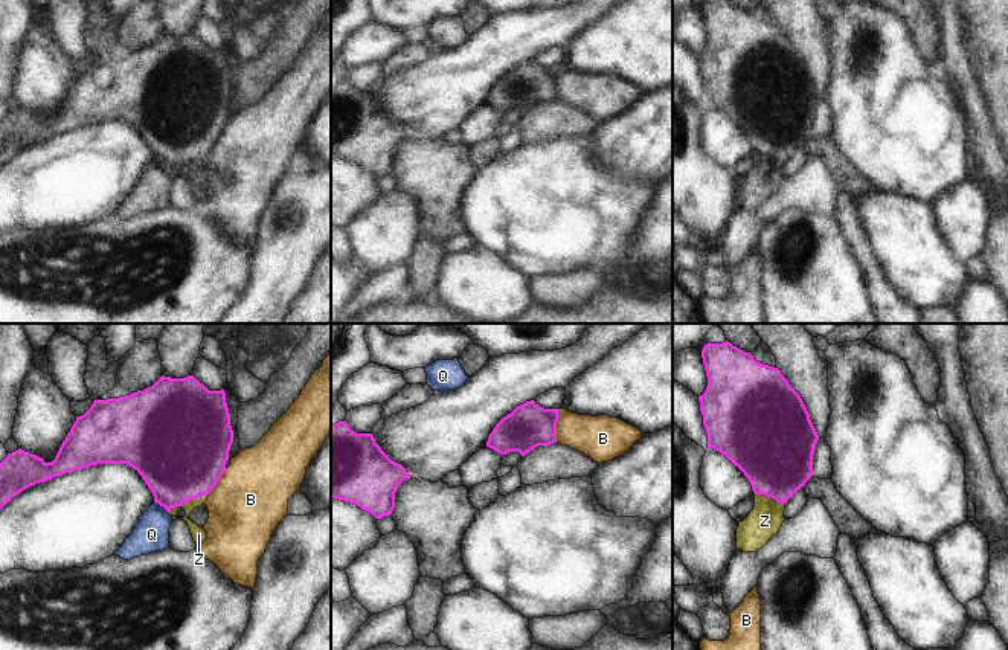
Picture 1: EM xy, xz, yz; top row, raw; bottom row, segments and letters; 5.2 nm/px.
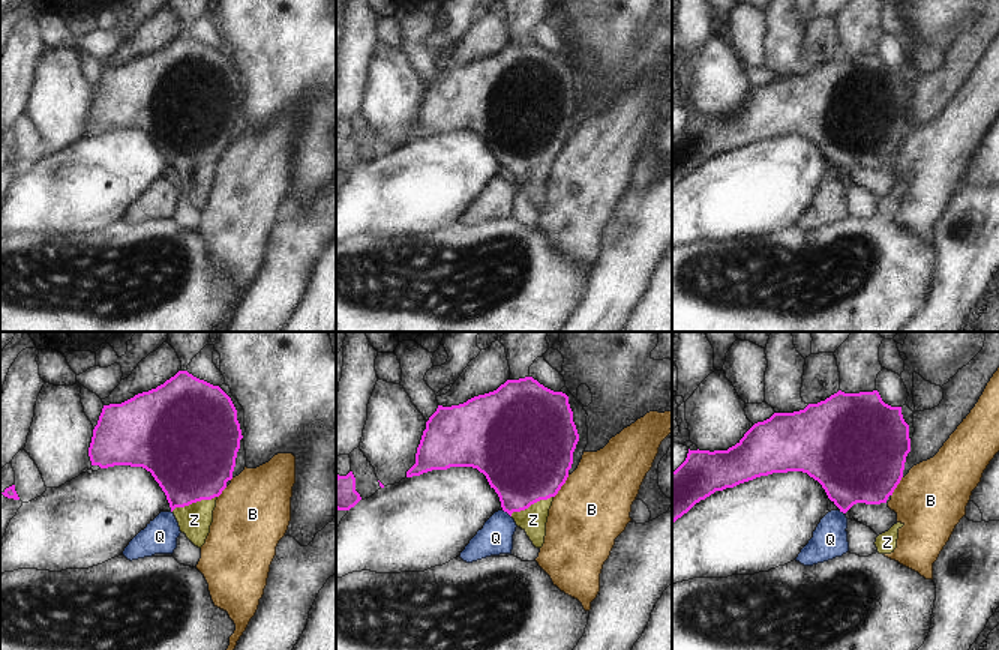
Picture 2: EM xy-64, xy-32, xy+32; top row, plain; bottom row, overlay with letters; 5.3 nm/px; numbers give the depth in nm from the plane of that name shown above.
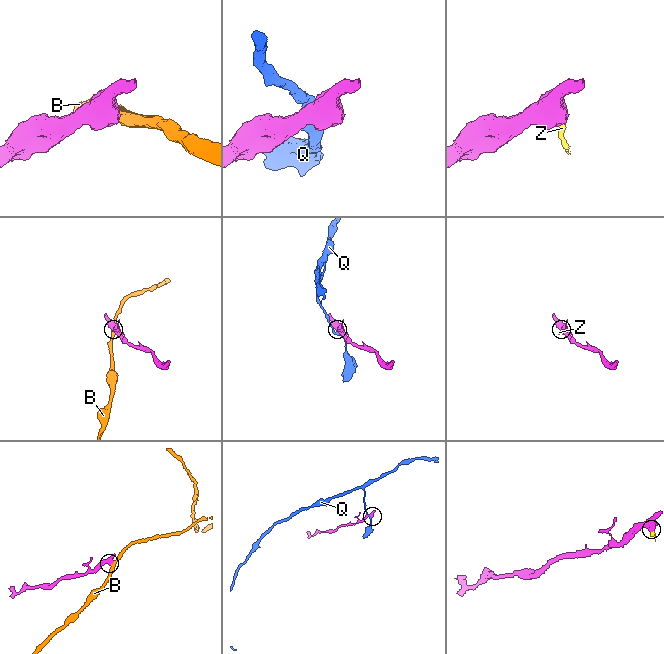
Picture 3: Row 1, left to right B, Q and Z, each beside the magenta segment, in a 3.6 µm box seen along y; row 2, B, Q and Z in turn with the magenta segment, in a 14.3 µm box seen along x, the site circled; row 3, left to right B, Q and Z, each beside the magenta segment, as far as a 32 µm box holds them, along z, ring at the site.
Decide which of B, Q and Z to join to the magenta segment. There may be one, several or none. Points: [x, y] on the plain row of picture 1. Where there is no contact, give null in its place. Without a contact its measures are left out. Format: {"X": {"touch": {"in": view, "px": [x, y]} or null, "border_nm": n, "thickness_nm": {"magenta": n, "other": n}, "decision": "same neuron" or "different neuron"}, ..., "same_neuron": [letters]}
{"B": {"touch": {"in": "xz", "px": [555, 84]}, "border_nm": 180, "thickness_nm": {"magenta": 240, "other": 240}, "decision": "different neuron"}, "Q": {"touch": {"in": "xy", "px": [162, 164]}, "border_nm": 100, "thickness_nm": {"magenta": 420, "other": 190}, "decision": "different neuron"}, "Z": {"touch": {"in": "yz", "px": [770, 154]}, "border_nm": 170, "thickness_nm": {"magenta": 400, "other": 180}, "decision": "same neuron"}, "same_neuron": ["Z"]}

